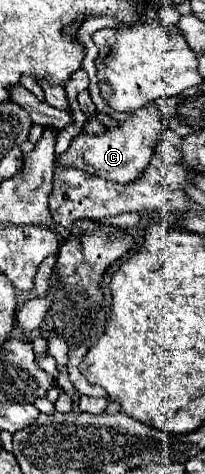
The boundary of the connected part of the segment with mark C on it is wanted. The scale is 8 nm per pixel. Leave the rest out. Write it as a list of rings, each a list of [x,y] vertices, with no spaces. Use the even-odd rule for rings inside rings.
[[[148,104],[148,108],[140,108],[132,112],[132,118],[126,120],[120,128],[110,128],[102,136],[92,134],[78,134],[72,138],[68,150],[56,158],[62,168],[76,168],[104,180],[112,180],[118,184],[132,184],[140,178],[140,174],[148,168],[148,158],[152,156],[160,134],[166,130],[166,122],[158,104]]]

